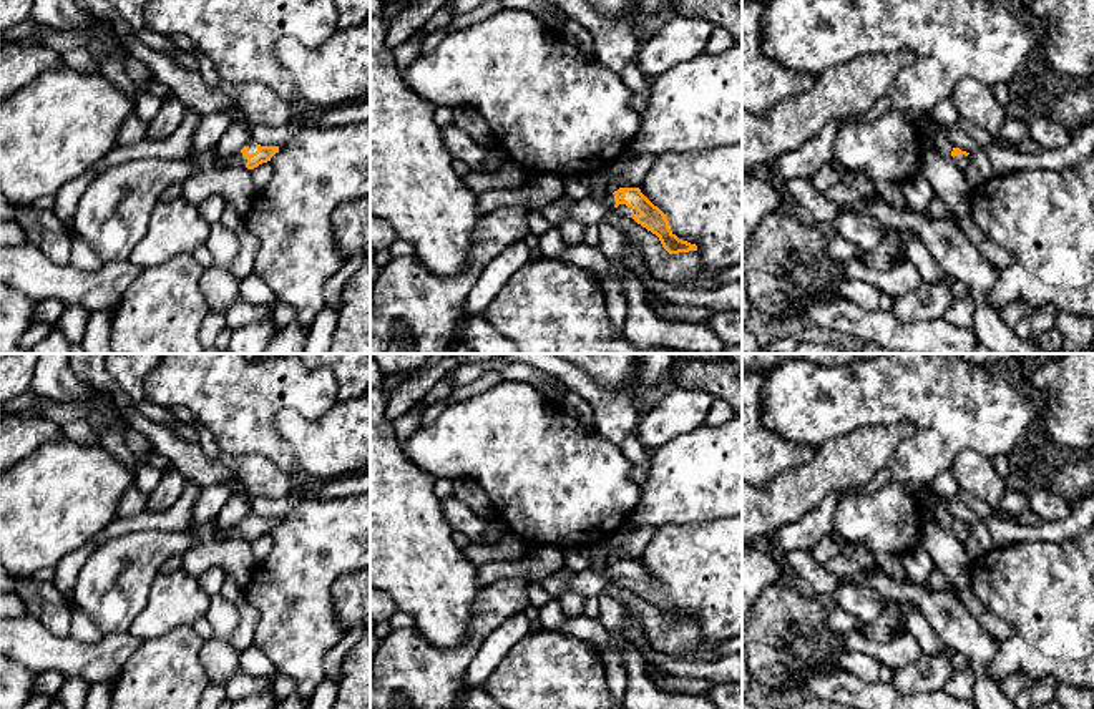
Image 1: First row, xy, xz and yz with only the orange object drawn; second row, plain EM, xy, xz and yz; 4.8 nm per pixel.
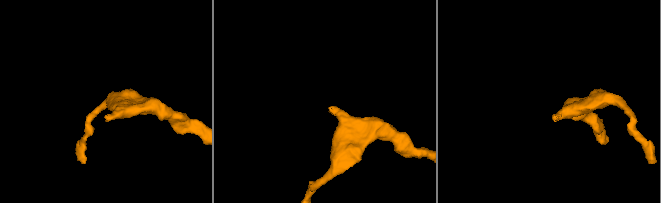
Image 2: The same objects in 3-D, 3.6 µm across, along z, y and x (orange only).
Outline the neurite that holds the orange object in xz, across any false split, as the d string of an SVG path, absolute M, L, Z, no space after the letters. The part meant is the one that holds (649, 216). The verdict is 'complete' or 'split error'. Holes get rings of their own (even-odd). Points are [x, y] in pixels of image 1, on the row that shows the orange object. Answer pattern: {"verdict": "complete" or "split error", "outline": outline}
{"verdict": "split error", "outline": "M619 188L599 199L591 196L579 199L571 206L566 219L576 219L584 226L598 226L609 211L632 218L637 224L656 234L669 254L697 251L696 244L679 239L671 231L666 214L639 188Z"}

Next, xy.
{"verdict": "split error", "outline": "M249 143L239 153L232 156L219 156L216 153L217 164L221 168L239 168L246 166L247 169L254 169L262 163L271 161L271 158L279 151L279 146L261 146L257 143Z"}

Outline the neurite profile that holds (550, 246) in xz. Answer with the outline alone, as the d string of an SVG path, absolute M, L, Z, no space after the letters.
M556 226L540 236L536 256L554 261L566 252L569 246L563 241Z

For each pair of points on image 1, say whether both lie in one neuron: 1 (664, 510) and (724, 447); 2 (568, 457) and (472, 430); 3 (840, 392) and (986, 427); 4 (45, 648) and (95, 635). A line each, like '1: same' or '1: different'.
1: same
2: same
3: same
4: different

